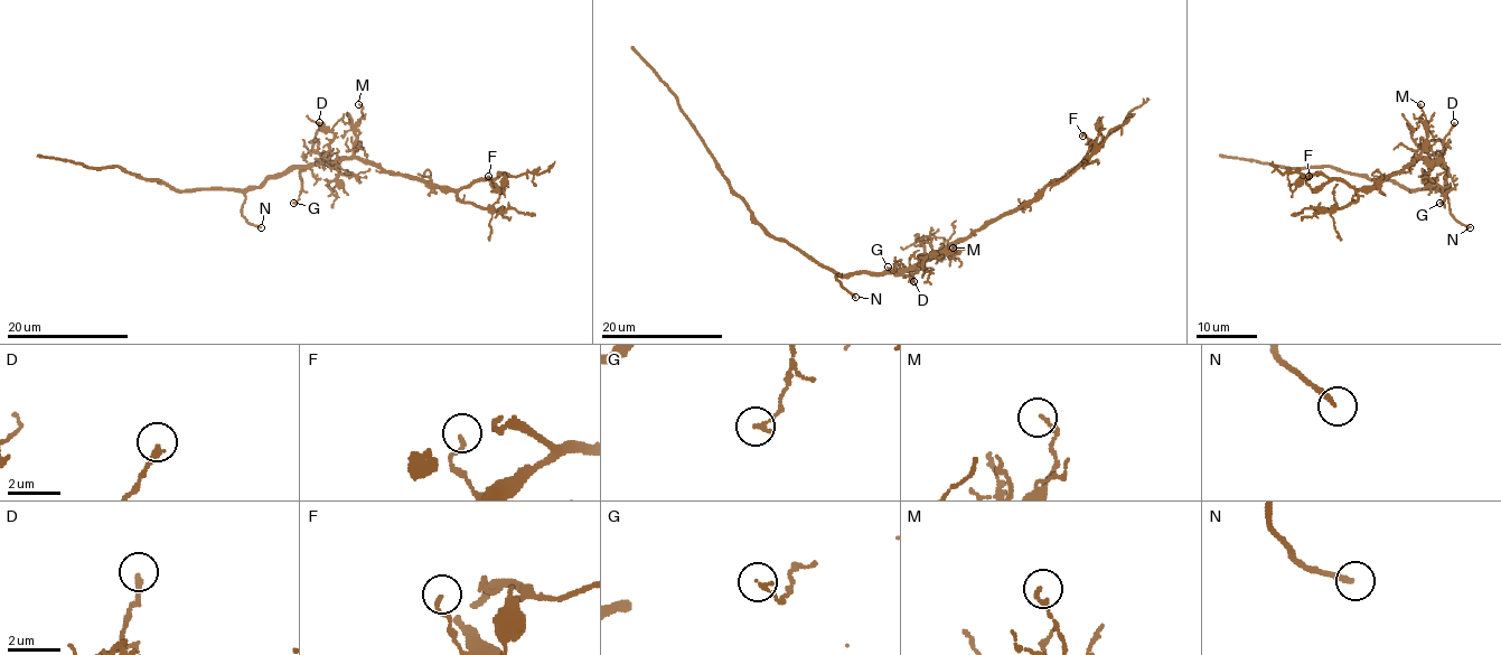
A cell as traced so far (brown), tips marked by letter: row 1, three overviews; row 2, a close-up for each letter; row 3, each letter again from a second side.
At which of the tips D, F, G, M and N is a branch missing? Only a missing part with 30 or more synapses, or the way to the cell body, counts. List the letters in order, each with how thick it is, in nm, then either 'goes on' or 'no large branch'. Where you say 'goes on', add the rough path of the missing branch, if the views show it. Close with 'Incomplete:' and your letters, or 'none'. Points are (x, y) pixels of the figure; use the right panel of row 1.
D: 220 nm | no large branch
F: 140 nm | no large branch
G: 160 nm | no large branch
M: 130 nm | no large branch
N: 220 nm | goes on | (1470, 227), (1485, 232), (1465, 239), (1446, 239), (1443, 243), (1446, 254), (1455, 248)
Incomplete: N

